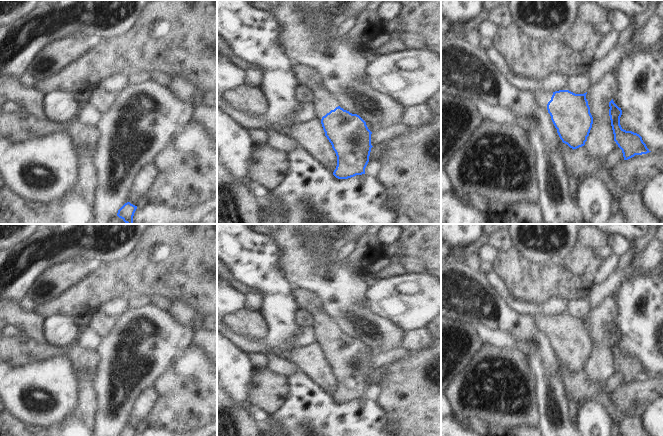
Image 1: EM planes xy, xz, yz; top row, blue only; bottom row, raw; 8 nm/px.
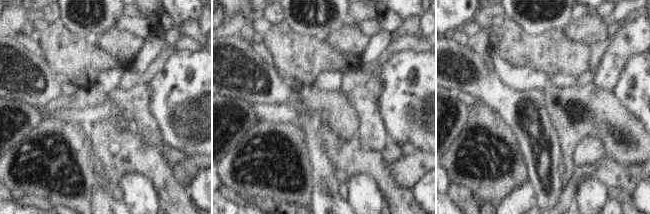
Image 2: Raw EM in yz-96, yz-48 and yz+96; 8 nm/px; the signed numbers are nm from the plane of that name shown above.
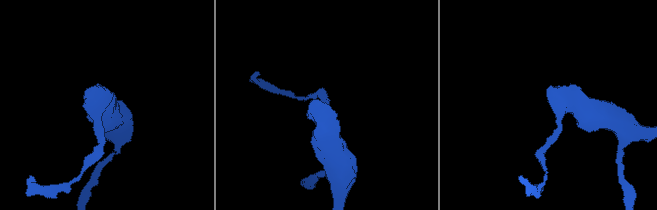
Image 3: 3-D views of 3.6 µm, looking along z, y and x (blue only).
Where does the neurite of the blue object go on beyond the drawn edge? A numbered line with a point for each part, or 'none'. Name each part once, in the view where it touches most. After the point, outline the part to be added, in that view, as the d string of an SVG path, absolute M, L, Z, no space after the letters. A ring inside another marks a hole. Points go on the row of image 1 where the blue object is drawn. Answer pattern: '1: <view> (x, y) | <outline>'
1: xz (323, 101) | M309 79L306 82L306 86L313 93L314 98L312 103L314 105L316 120L321 123L323 116L340 106L339 102L328 92L322 81L317 83L315 80Z

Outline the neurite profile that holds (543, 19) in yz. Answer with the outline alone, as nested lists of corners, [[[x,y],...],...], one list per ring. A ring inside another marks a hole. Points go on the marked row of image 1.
[[[510,0],[513,22],[532,38],[561,40],[577,20],[579,0]]]

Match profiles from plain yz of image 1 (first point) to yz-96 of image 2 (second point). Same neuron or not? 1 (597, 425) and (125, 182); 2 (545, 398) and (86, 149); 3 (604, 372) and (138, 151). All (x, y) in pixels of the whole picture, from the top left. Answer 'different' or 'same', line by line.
1: same
2: different
3: different

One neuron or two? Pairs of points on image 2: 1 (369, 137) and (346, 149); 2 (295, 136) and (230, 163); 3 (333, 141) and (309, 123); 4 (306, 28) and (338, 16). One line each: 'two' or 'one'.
1: two
2: one
3: two
4: one

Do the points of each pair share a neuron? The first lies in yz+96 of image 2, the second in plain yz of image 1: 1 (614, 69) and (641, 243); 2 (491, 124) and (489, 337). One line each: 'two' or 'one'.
1: two
2: two

